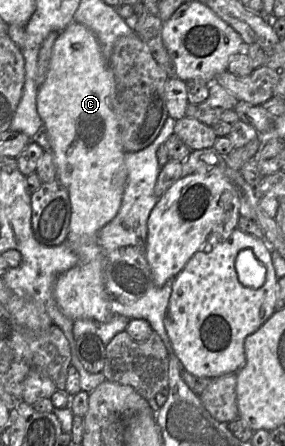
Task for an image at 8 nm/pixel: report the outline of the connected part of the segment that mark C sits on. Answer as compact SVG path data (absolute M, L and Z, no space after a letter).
M70 23L53 45L36 103L54 156L56 178L67 189L72 208L66 242L78 254L79 262L58 277L54 298L73 320L104 322L114 315L105 298L101 250L95 242L99 231L117 215L127 183L126 152L114 111L114 96L114 75L95 34L81 23Z

